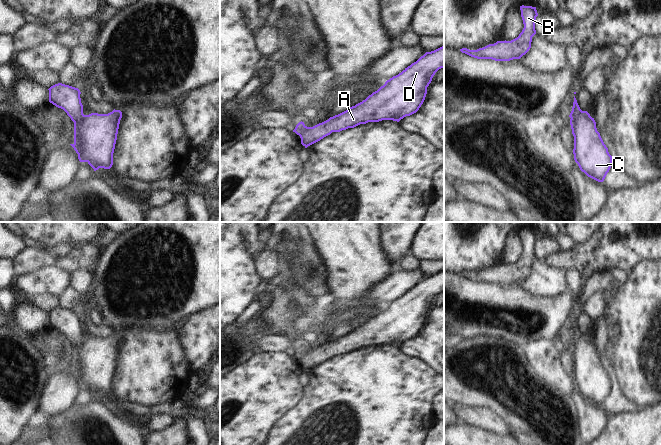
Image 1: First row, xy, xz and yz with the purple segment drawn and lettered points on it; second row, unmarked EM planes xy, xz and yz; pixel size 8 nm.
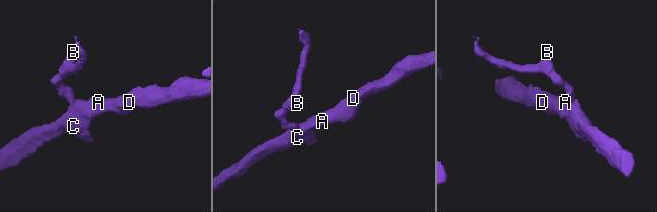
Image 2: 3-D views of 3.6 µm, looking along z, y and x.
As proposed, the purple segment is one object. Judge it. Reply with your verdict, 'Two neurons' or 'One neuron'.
Two neurons.

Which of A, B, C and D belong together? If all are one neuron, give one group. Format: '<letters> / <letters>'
A C D / B

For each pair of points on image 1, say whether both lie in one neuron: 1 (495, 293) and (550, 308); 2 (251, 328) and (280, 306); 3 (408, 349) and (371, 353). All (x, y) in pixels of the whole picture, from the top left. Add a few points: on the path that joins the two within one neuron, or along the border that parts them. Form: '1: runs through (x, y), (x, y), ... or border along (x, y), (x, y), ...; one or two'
1: runs through (509, 304), (522, 304), (536, 308); one
2: border along (258, 314), (272, 330); two
3: border along (398, 346), (404, 353), (421, 360); two

